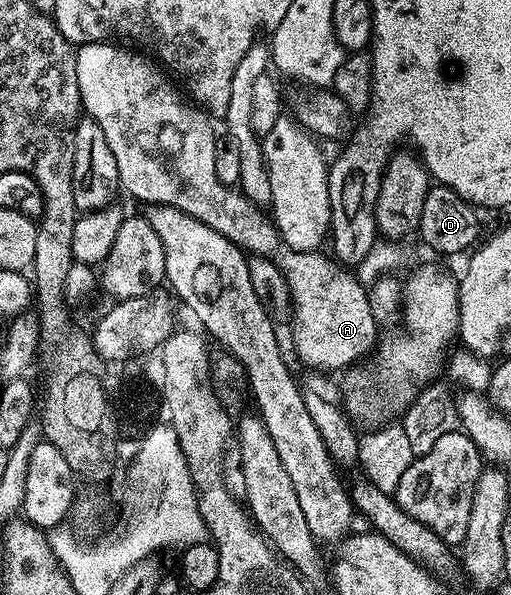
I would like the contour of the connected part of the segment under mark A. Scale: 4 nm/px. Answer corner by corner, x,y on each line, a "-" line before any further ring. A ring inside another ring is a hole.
321,250
313,251
290,251
287,254
287,259
282,263
282,271
286,274
286,287
290,290
290,303
294,306
294,351
298,354
298,359
304,366
310,367
306,369
313,369
318,373
335,373
341,372
343,369
349,368
351,365
357,364
363,357
369,356
376,346
376,340
379,338
380,330
379,324
375,320
375,310
369,307
369,297
367,295
367,288
362,285
361,281
354,275
349,275
349,270
340,269
340,264
337,259
331,257
329,254
321,255

